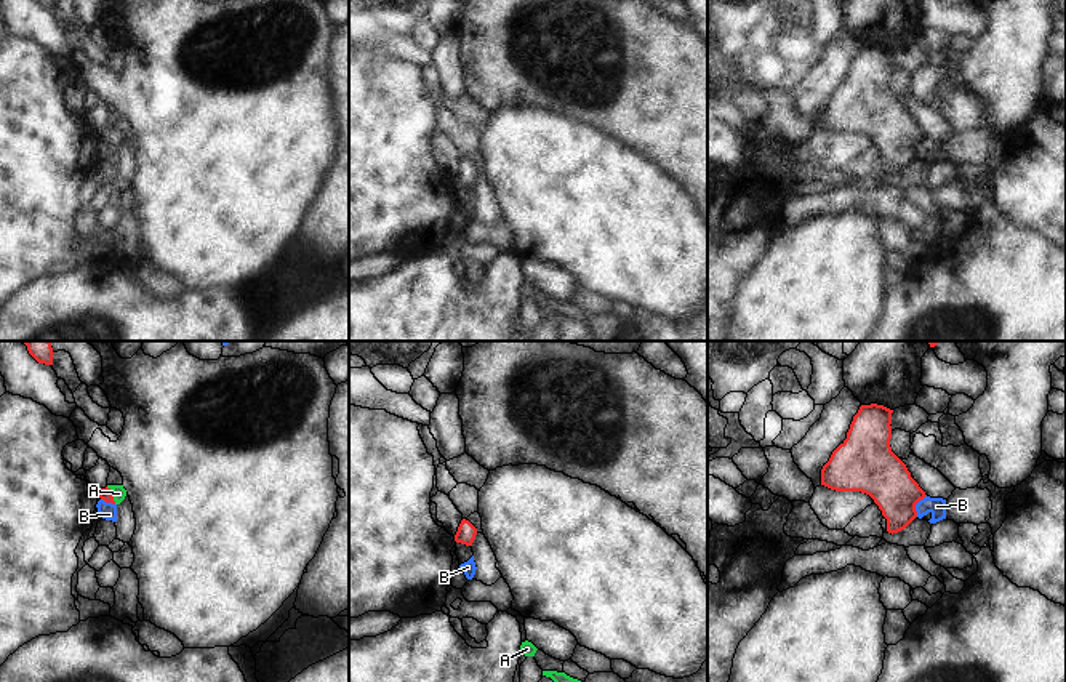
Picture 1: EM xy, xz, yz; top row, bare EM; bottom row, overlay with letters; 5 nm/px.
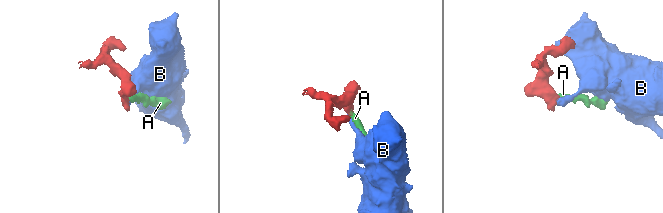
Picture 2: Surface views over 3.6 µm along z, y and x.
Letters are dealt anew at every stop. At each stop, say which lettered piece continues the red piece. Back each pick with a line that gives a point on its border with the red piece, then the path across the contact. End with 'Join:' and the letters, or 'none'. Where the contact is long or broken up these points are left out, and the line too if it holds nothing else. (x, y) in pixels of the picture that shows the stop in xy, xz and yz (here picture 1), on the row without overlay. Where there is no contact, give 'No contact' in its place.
A: Touches red at xy (111, 136). Path across: xy (104, 135), (111, 136), (119, 135)
Join: A.

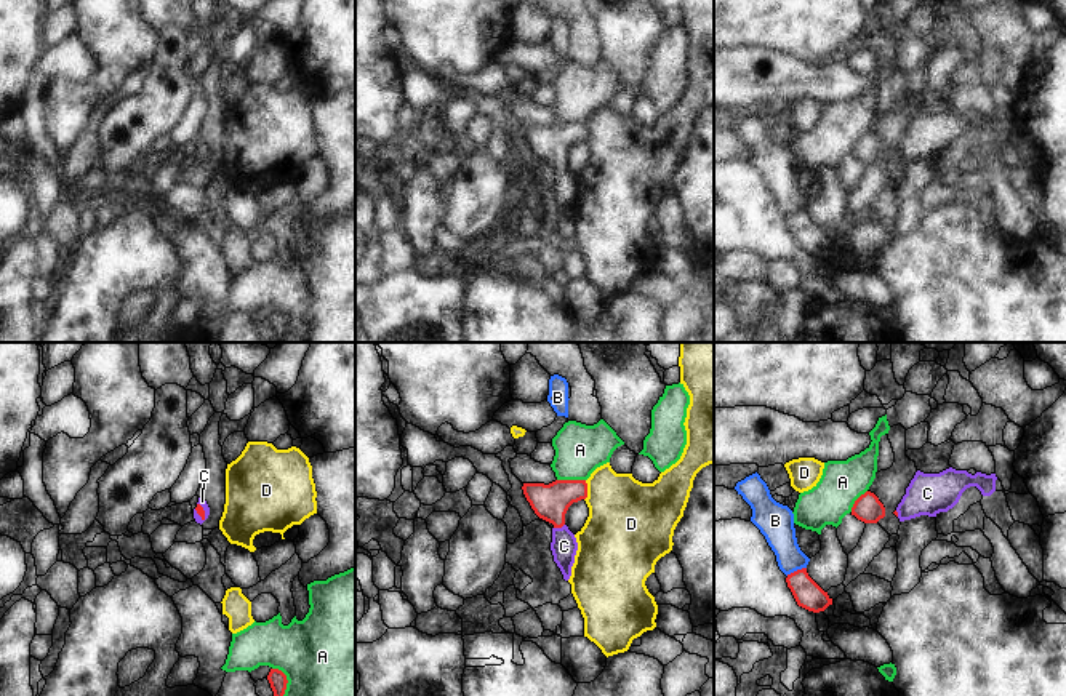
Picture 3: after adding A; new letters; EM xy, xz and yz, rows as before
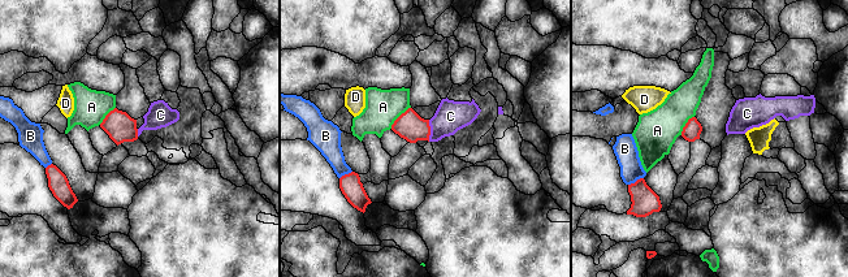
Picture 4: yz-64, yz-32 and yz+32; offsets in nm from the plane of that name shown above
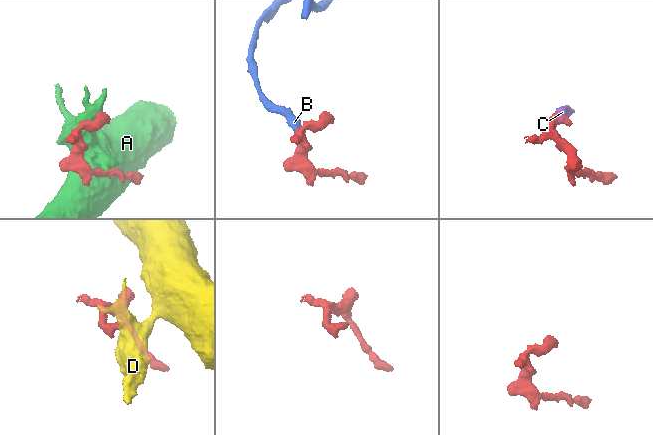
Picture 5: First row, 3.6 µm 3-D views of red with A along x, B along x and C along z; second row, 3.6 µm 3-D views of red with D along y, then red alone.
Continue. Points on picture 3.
C: Touches red at xz (559, 168). Path across: xz (551, 143), (559, 168), (564, 188)
Join: C.

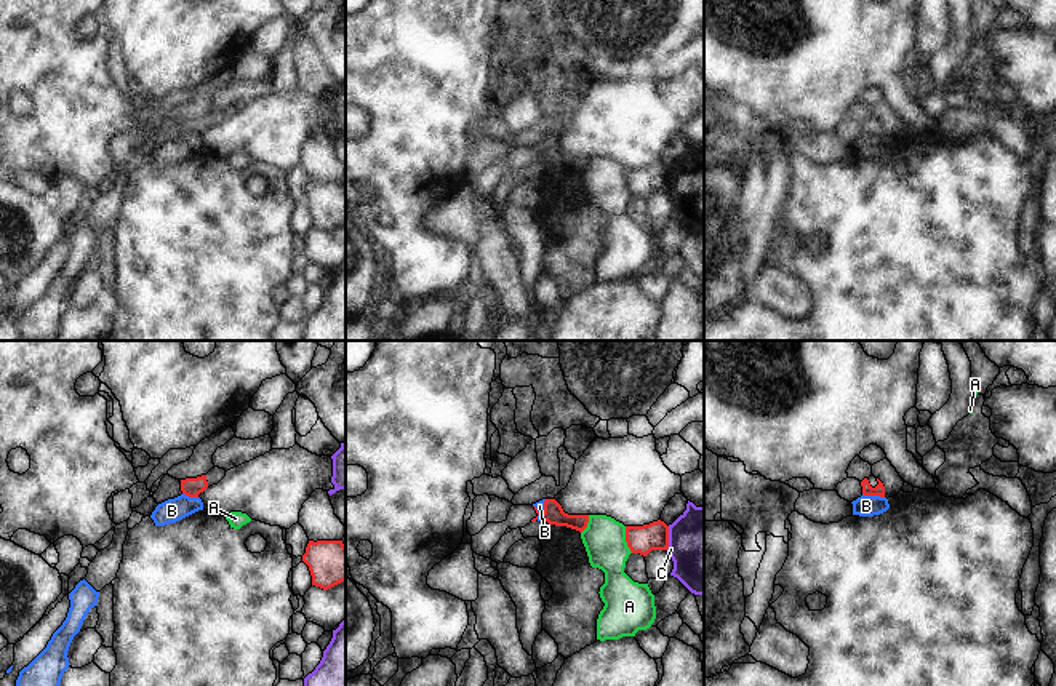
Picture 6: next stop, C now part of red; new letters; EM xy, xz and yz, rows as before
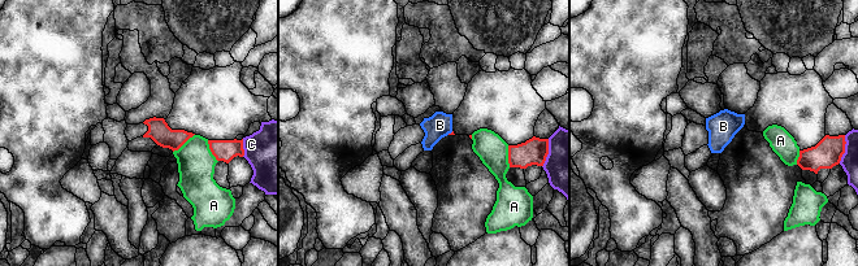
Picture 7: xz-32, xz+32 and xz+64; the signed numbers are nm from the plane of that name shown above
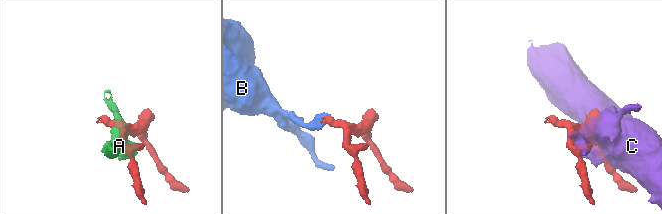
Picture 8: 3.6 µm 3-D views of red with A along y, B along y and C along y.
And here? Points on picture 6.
Join: none.

